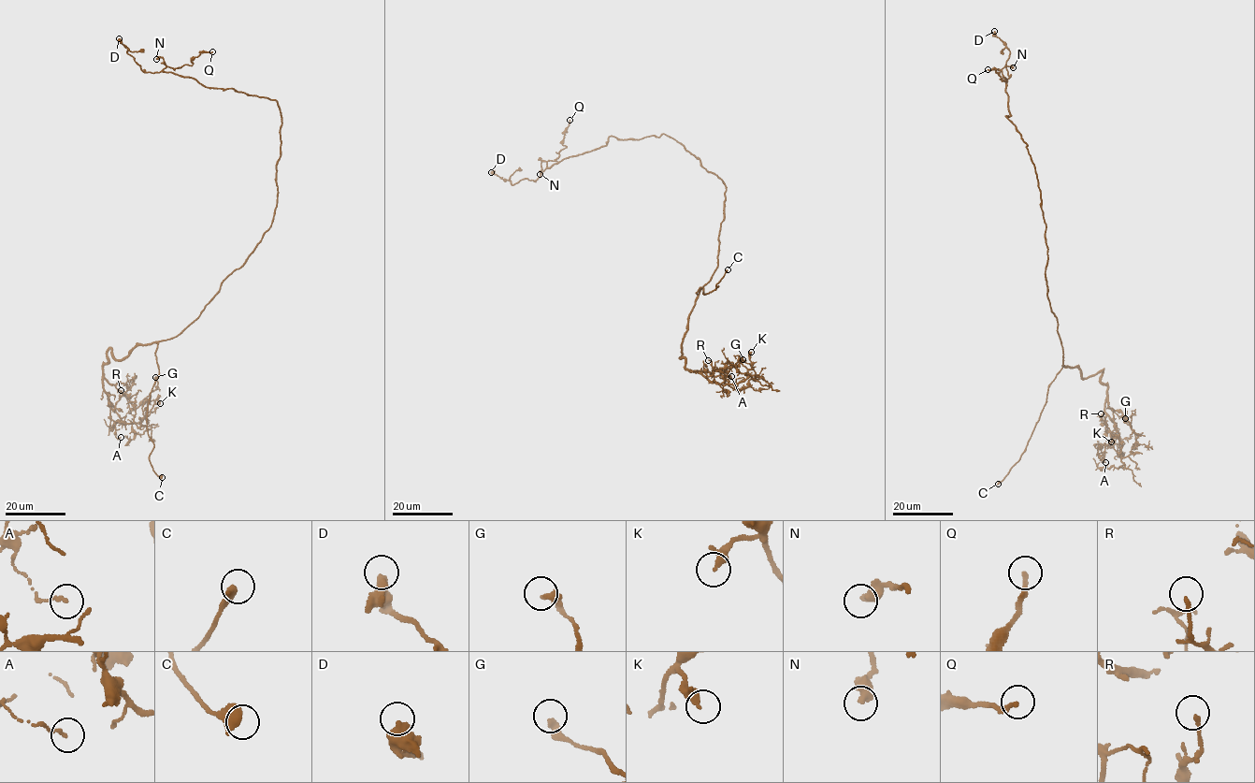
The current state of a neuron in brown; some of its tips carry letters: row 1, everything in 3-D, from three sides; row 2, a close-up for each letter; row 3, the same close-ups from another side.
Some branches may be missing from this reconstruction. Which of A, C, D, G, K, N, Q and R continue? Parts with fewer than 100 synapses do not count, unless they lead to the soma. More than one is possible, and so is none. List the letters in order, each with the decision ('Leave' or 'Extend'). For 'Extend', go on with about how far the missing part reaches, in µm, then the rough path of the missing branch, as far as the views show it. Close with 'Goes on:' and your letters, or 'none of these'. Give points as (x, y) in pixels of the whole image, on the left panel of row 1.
A: Leave
C: Extend. Missing length about 15 µm. Course of what is missing: (162, 477), (160, 479), (168, 504), (162, 516)
D: Leave
G: Leave
K: Leave
N: Leave
Q: Leave
R: Leave
Goes on: C

